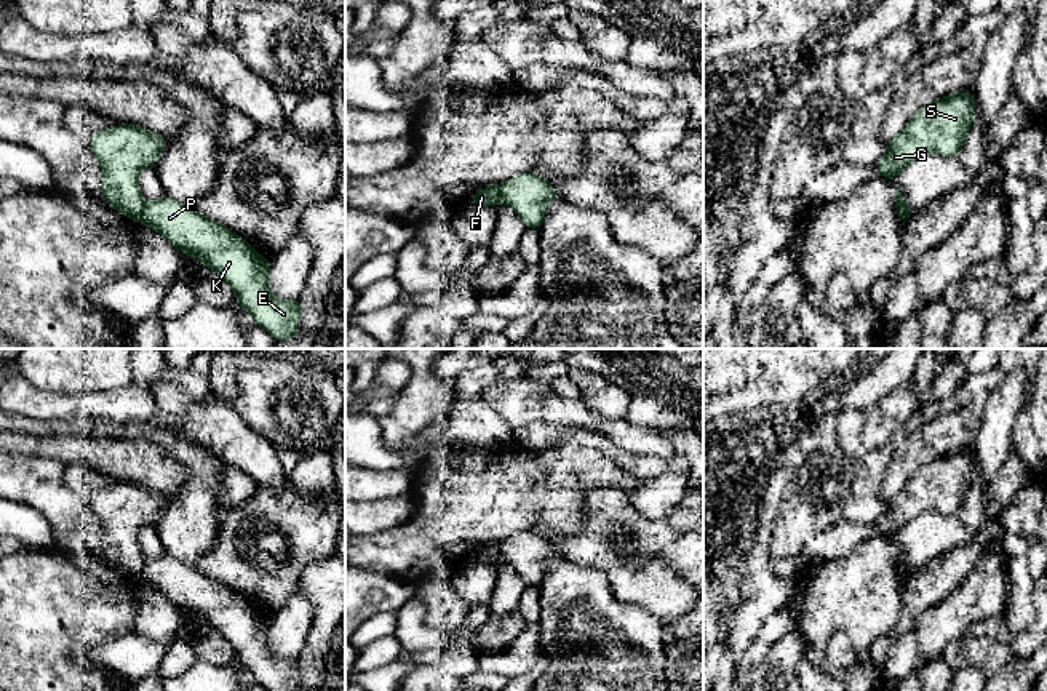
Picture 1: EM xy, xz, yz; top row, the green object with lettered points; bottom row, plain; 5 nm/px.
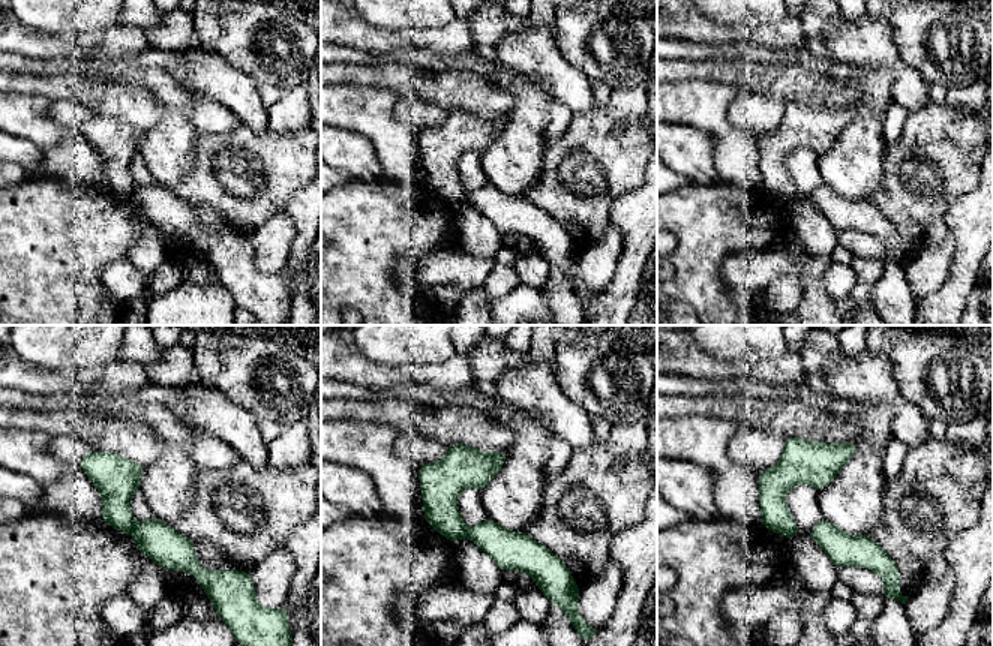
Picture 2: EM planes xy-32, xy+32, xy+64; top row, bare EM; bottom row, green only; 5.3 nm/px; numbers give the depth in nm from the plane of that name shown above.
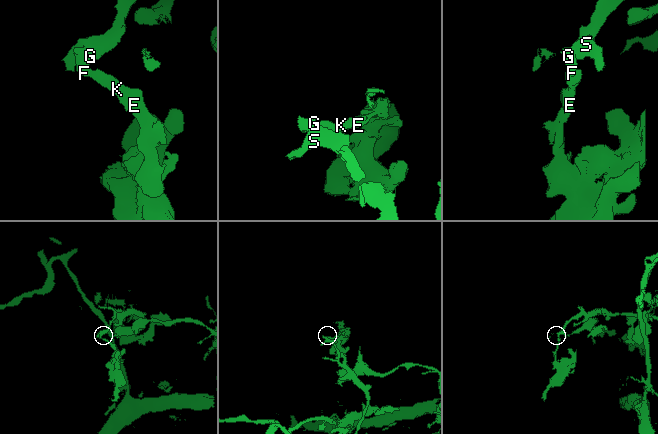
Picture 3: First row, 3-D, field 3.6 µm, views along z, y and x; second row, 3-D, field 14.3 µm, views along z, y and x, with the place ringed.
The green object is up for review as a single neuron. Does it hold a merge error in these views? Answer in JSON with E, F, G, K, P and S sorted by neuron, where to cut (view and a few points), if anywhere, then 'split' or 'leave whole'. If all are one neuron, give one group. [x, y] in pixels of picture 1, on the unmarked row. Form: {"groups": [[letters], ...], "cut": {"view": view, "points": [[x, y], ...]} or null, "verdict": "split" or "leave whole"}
{"groups": [["E", "K", "P"], ["F", "G", "S"]], "cut": {"view": "xy", "points": [[146, 562], [139, 578]]}, "verdict": "split"}

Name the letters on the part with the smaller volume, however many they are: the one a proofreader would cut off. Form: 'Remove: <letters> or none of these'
Remove: F, G, S

